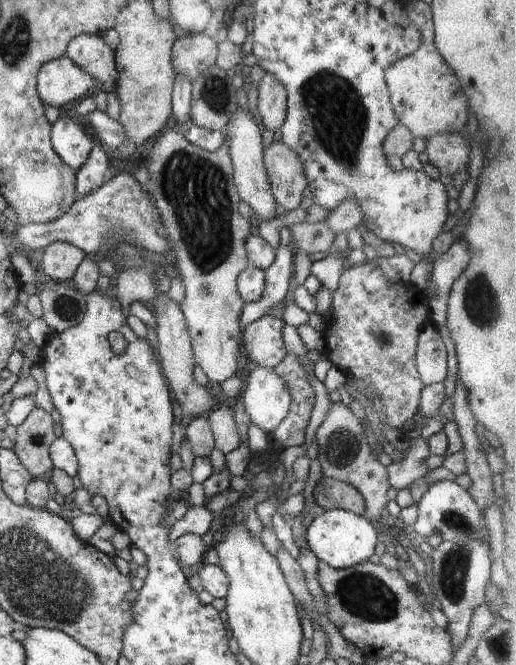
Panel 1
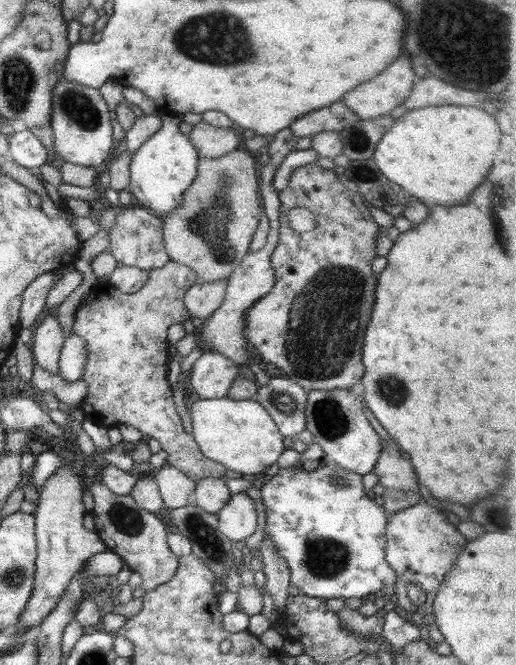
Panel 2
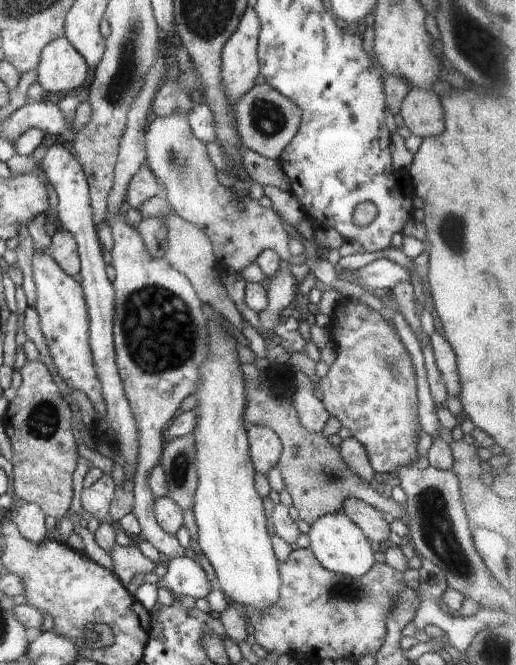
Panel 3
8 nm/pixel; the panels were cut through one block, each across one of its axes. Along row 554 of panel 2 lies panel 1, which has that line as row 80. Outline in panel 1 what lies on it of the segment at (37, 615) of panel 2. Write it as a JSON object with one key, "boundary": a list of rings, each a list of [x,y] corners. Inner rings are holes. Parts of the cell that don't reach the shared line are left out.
{"boundary":[[[66,56],[43,64],[36,83],[41,101],[58,109],[82,98],[94,86],[100,87]]]}

